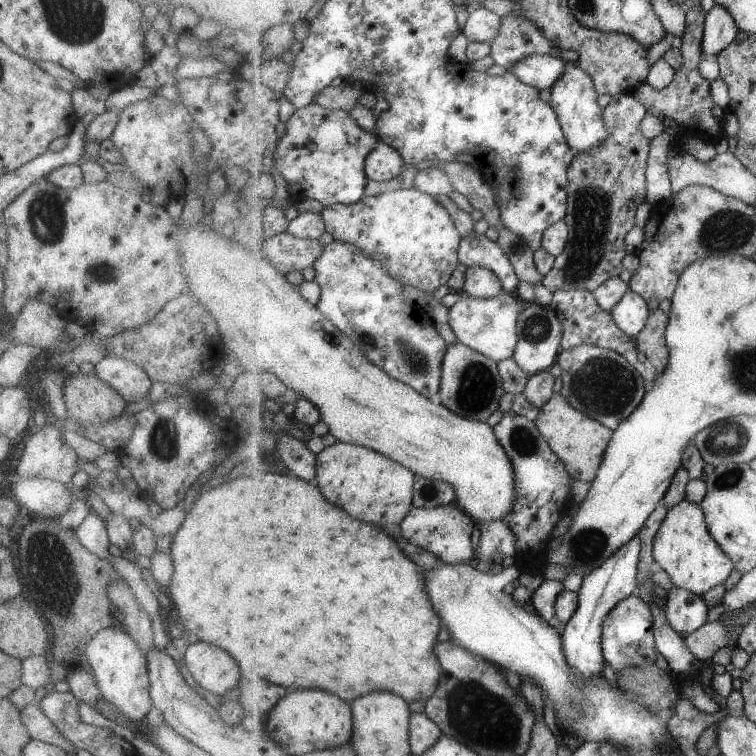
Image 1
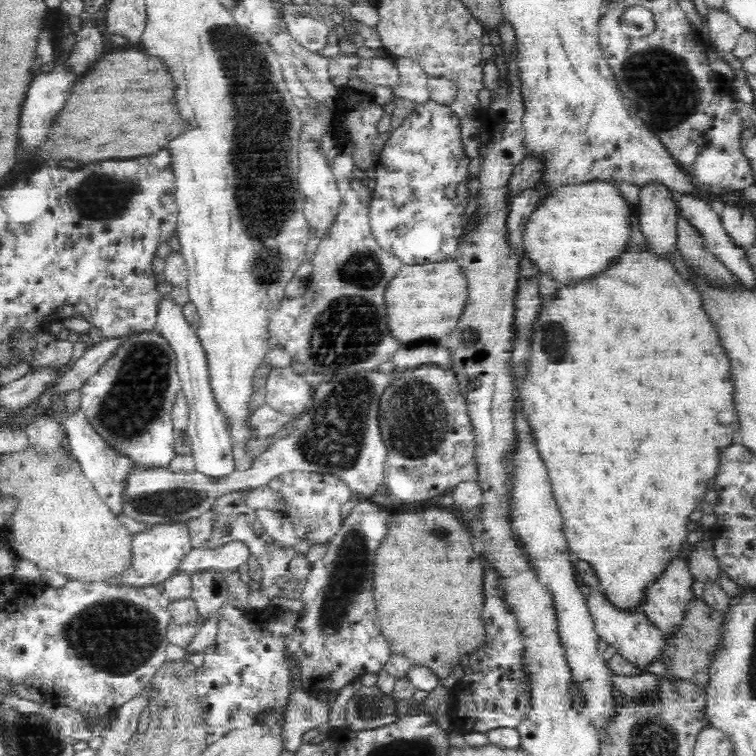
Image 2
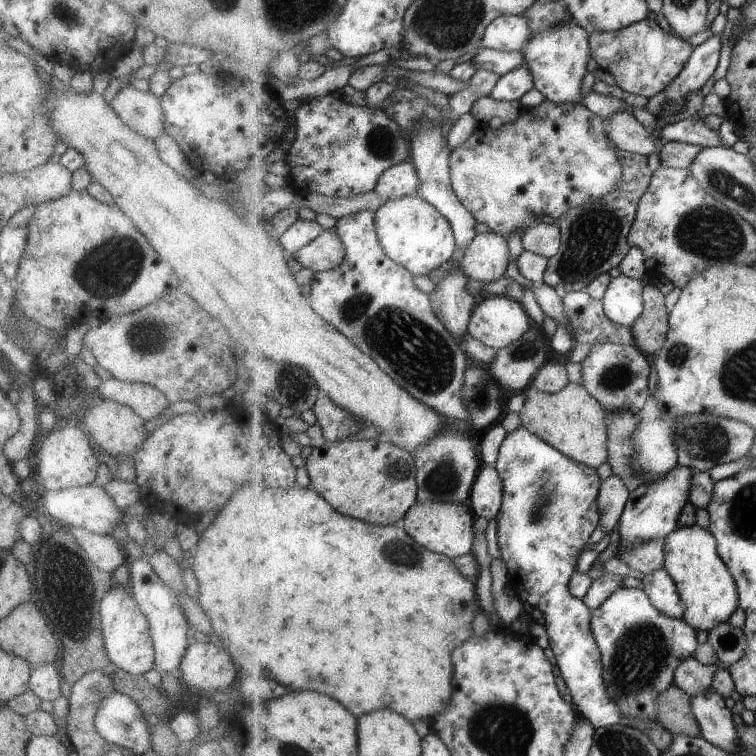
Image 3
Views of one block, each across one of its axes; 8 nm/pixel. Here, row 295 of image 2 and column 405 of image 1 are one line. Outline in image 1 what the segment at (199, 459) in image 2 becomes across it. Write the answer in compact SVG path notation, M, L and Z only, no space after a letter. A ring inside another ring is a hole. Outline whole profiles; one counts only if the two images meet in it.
M380 140L375 150L367 156L366 172L369 179L382 182L399 176L407 166L399 151Z

